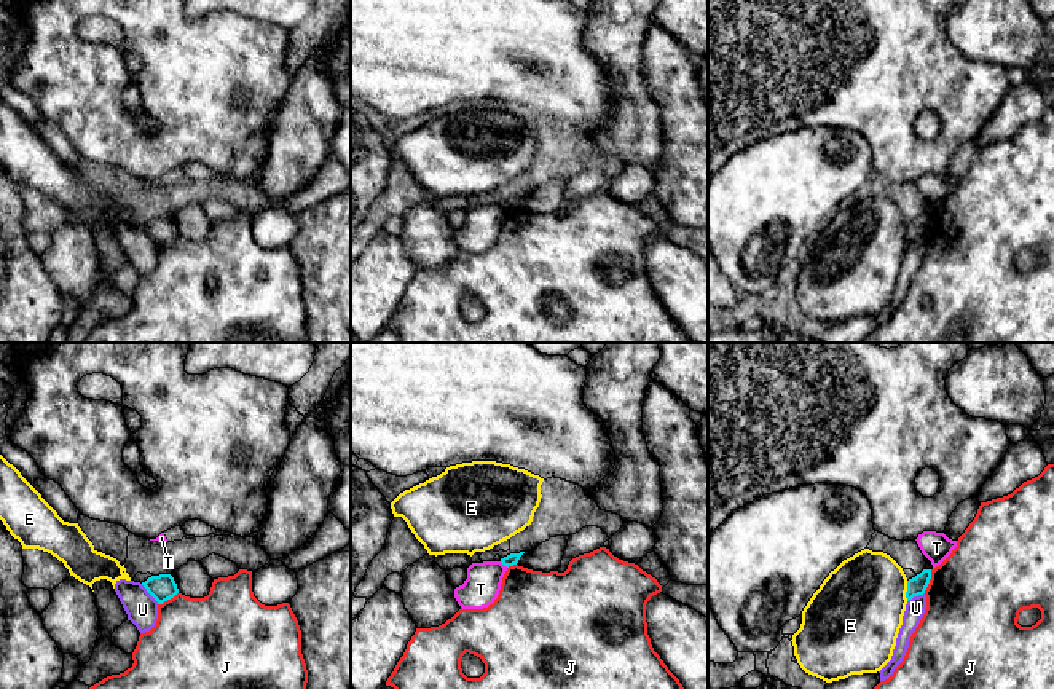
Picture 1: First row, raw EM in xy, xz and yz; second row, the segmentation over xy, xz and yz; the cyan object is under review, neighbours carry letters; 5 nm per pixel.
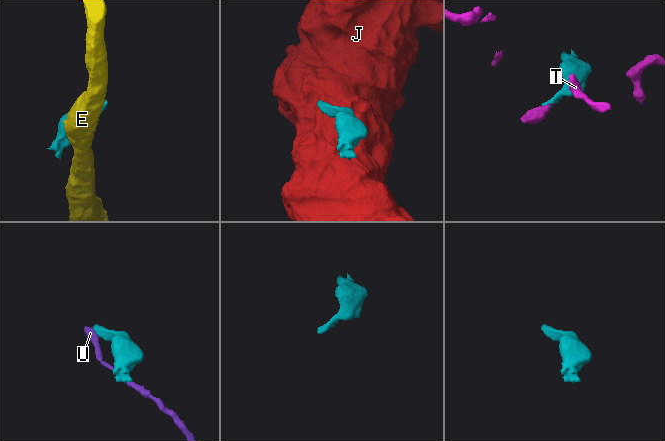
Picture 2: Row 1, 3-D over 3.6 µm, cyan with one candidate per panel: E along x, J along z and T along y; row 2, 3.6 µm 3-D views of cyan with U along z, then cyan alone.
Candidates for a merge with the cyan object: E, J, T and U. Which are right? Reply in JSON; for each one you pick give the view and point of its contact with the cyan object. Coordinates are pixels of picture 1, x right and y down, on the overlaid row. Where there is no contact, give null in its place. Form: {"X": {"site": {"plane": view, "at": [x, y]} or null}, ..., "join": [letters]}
{"join": []}

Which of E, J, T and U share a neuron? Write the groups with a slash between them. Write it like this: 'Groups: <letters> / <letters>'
Groups: E / J / T / U

